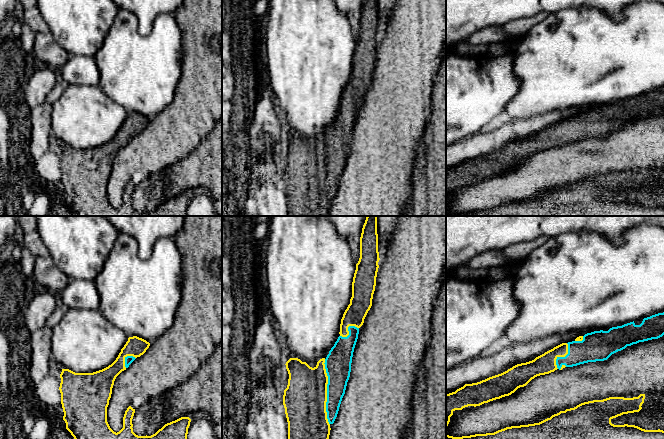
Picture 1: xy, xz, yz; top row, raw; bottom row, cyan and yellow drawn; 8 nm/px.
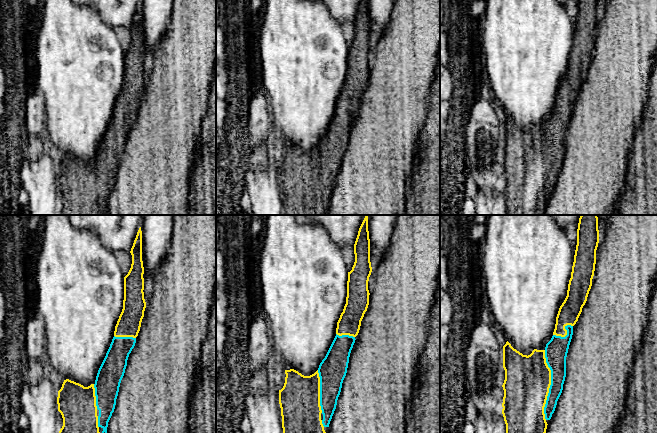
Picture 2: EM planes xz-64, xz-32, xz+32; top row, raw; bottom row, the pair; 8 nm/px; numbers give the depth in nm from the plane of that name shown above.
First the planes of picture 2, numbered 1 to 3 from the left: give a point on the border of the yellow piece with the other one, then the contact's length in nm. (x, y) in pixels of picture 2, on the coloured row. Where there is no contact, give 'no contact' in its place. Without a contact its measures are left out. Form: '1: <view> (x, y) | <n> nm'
1: xz-64 (95, 395) | 200 nm
2: xz-32 (320, 391) | 340 nm
3: xz+32 (550, 385) | 550 nm

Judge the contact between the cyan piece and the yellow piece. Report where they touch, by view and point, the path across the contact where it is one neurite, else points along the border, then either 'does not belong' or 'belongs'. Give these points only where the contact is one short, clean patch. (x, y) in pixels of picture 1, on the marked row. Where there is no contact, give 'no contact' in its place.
meets cyan in xz at (327, 392); belongs

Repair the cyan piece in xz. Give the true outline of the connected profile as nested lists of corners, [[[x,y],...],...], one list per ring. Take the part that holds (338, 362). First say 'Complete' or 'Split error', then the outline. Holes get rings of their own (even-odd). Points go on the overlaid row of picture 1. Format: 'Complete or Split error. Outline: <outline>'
Split error. Outline: [[[367,216],[360,237],[360,258],[356,264],[353,277],[352,297],[341,319],[340,336],[329,351],[327,357],[320,359],[314,368],[298,358],[290,358],[285,364],[289,379],[287,388],[284,390],[283,405],[288,422],[288,439],[329,439],[331,430],[330,425],[334,423],[337,417],[350,377],[352,357],[358,339],[359,328],[363,325],[364,319],[372,306],[379,260],[377,216]]]

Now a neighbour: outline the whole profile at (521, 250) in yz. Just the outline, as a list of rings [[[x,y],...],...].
[[[541,235],[533,240],[527,242],[516,243],[514,245],[510,245],[507,248],[507,252],[513,257],[517,259],[525,259],[527,256],[535,250],[537,247],[543,245],[547,242],[548,236]]]

